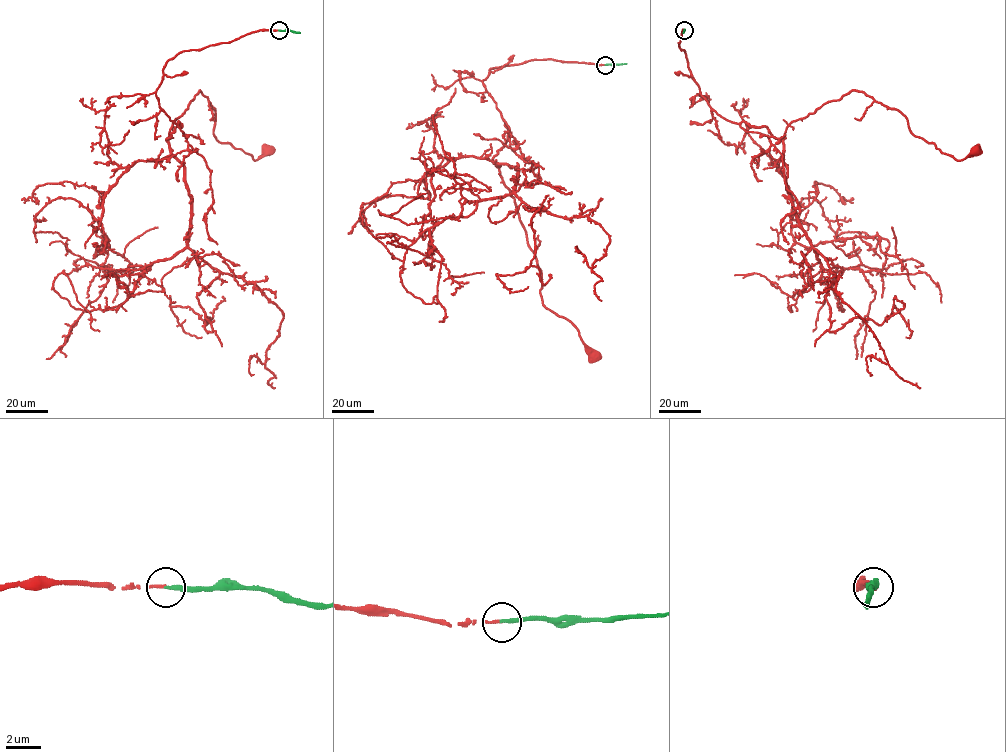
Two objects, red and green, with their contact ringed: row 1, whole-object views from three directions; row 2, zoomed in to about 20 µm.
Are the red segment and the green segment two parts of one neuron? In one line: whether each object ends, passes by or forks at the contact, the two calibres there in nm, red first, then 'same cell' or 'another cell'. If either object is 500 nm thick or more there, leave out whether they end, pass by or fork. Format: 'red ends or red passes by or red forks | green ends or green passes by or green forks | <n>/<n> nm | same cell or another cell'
red ends | green ends | 120/200 nm | same cell

